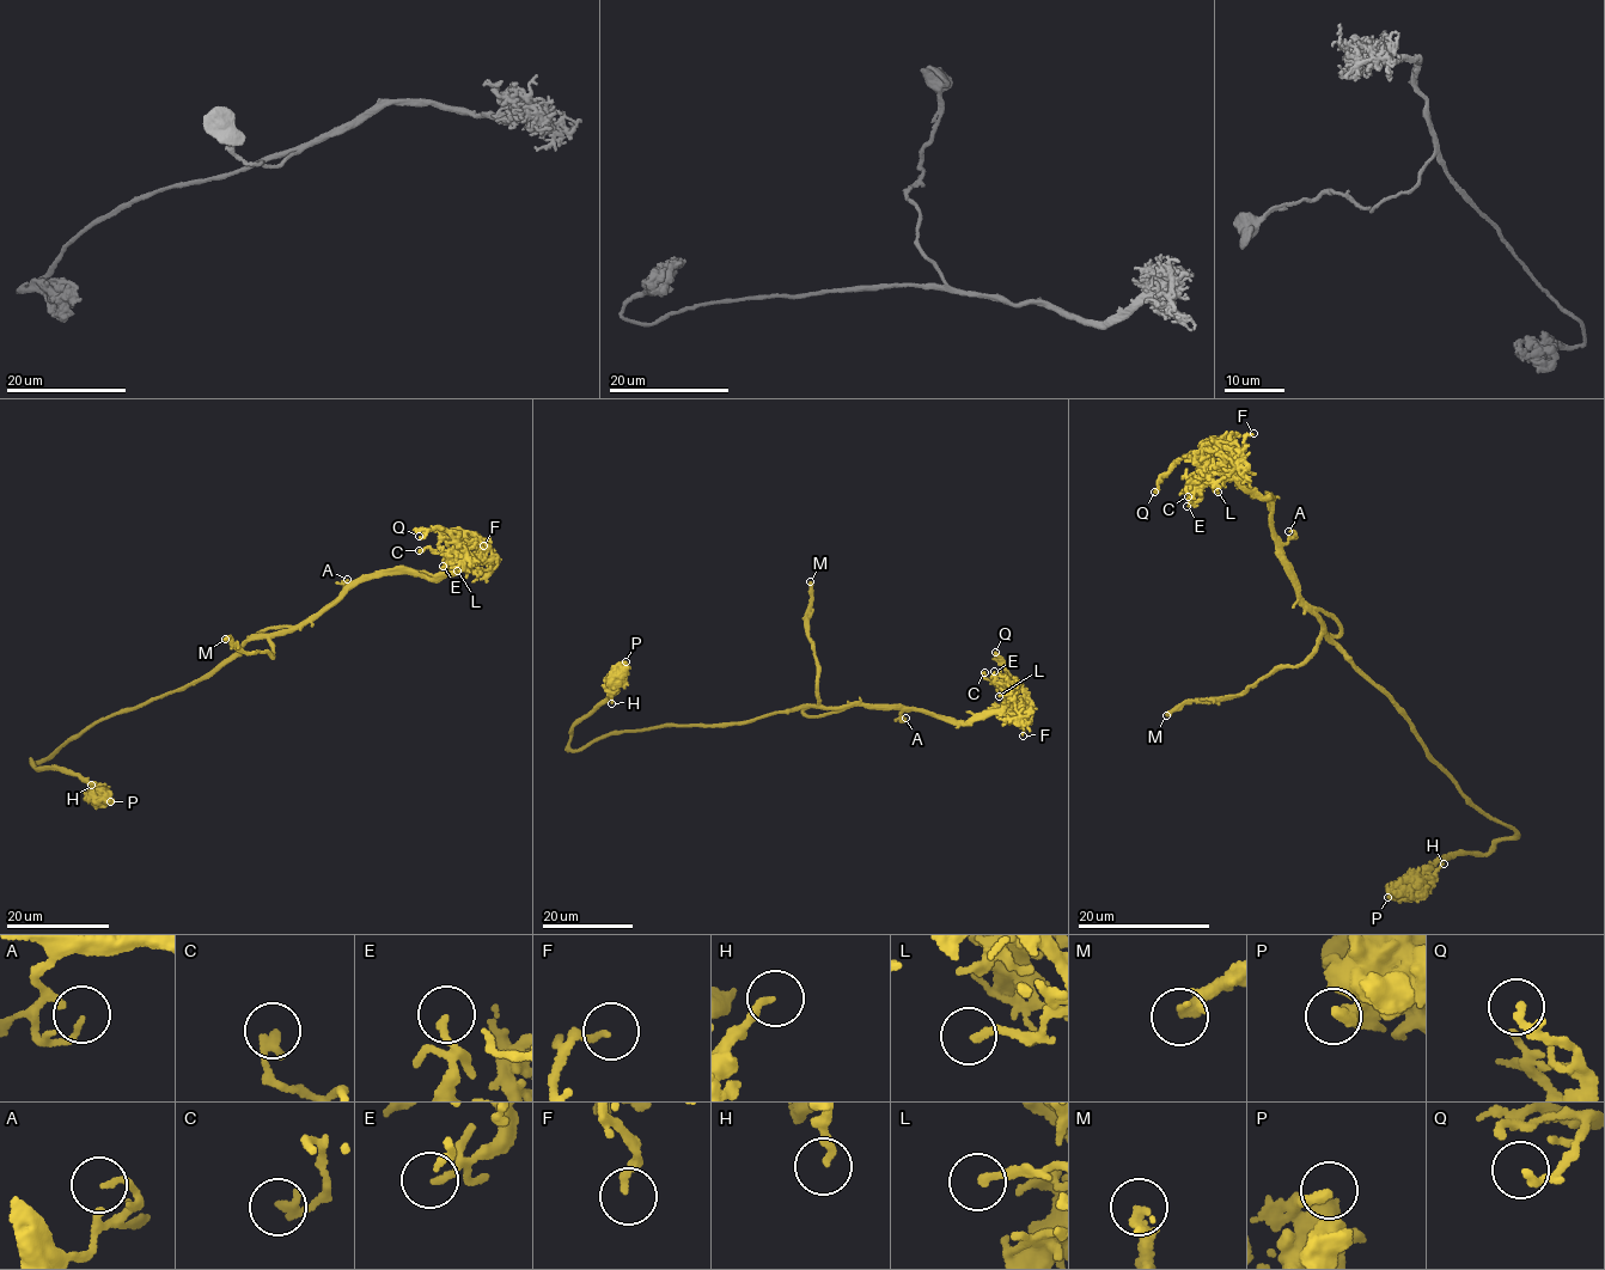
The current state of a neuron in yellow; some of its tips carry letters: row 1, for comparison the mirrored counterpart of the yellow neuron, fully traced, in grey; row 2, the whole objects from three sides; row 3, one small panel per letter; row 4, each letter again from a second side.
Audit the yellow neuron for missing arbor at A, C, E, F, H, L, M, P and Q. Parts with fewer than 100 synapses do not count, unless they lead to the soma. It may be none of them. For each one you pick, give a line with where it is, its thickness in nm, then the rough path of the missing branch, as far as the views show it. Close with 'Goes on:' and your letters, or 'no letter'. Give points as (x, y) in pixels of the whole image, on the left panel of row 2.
M: place (225, 639); calibre 240 nm; course (225, 639), (213, 651), (203, 640), (207, 588), (224, 582)
Goes on: M

